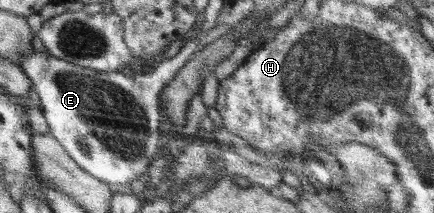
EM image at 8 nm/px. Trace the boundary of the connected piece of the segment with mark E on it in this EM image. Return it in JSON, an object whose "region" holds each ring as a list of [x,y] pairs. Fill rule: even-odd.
{"region":[[[200,35],[196,38],[188,39],[186,43],[182,46],[180,51],[172,58],[159,59],[159,61],[147,71],[140,71],[140,73],[132,75],[125,75],[118,71],[96,71],[88,67],[80,67],[78,65],[66,62],[66,60],[60,60],[56,56],[48,52],[32,52],[28,56],[22,56],[20,60],[20,68],[24,71],[24,74],[30,78],[32,81],[32,88],[38,93],[39,100],[41,102],[42,109],[44,108],[43,116],[46,118],[46,121],[50,127],[50,134],[58,140],[58,143],[64,147],[64,150],[72,157],[72,160],[78,164],[78,166],[84,169],[86,172],[90,173],[91,176],[98,178],[98,180],[110,183],[110,184],[119,184],[122,186],[127,186],[130,182],[135,181],[142,176],[143,174],[148,174],[149,165],[152,160],[155,158],[156,152],[160,147],[160,115],[161,109],[159,106],[159,96],[162,92],[162,89],[166,88],[166,84],[170,83],[174,79],[174,75],[178,72],[178,69],[192,57],[192,55],[201,48],[200,45]]]}

